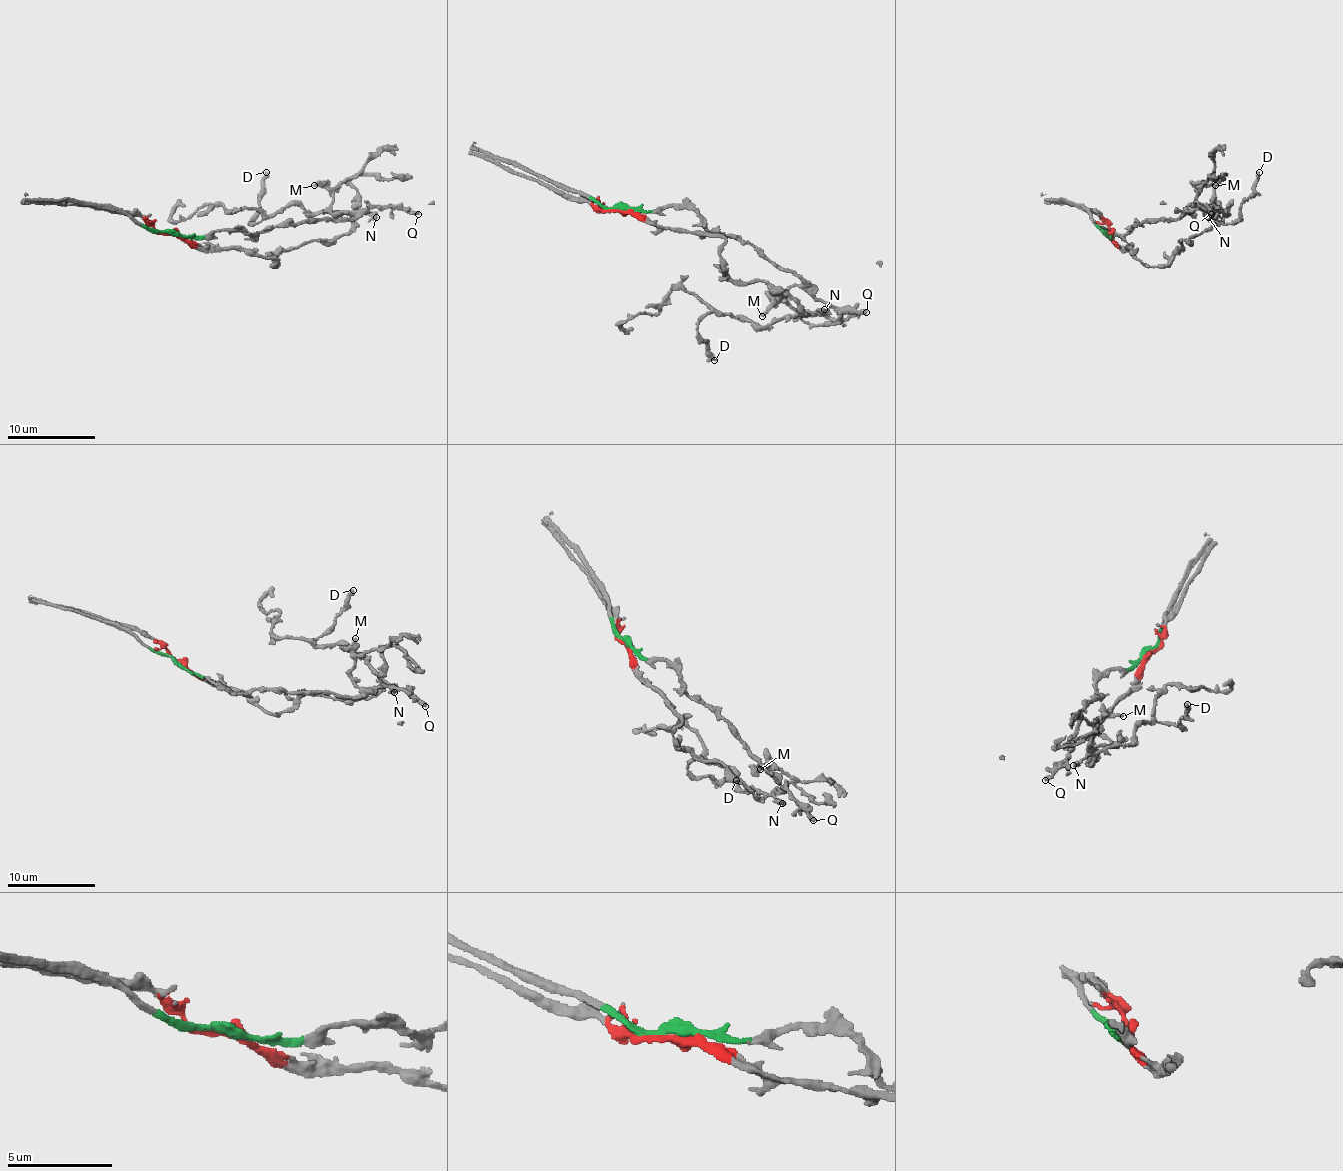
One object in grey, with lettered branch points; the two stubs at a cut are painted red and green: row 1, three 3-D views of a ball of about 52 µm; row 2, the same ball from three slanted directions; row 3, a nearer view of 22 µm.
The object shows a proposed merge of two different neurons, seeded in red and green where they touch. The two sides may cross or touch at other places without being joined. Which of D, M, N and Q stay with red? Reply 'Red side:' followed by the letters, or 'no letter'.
Red side: D, N

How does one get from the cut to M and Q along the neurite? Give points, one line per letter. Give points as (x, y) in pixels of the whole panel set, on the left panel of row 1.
M: (170, 233), (258, 235), (276, 226), (351, 220), (353, 213), (331, 211), (333, 193), (326, 187), (313, 185)
Q: (170, 233), (258, 235), (276, 226), (351, 220), (370, 207), (403, 207), (419, 213)

